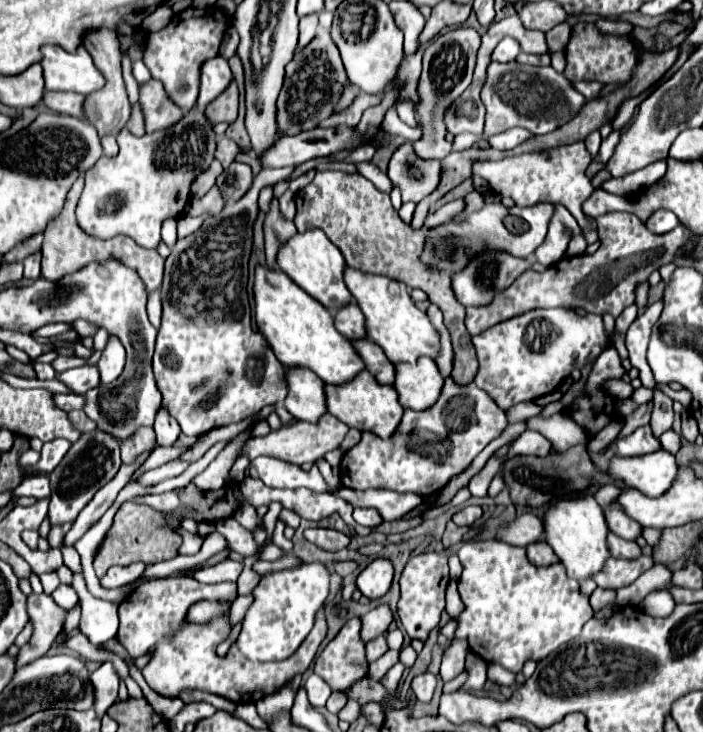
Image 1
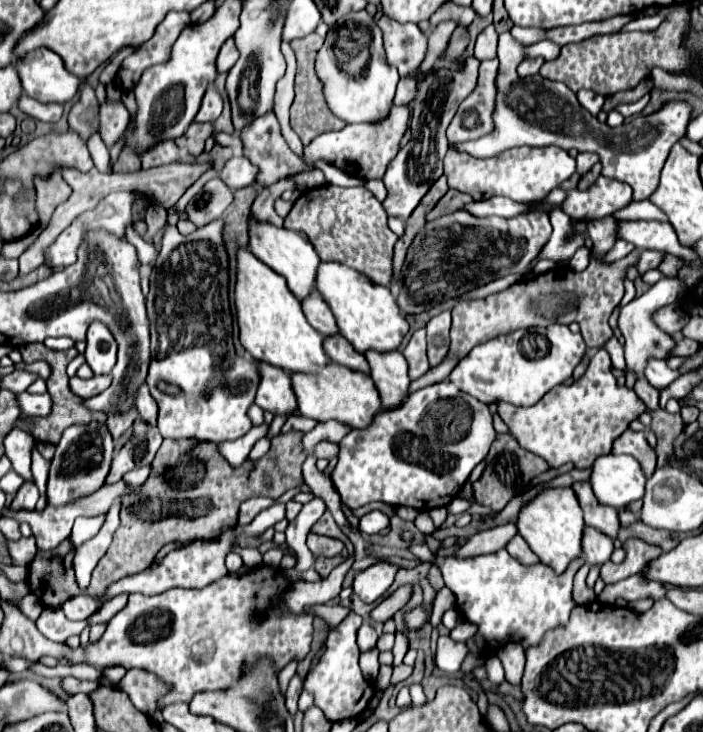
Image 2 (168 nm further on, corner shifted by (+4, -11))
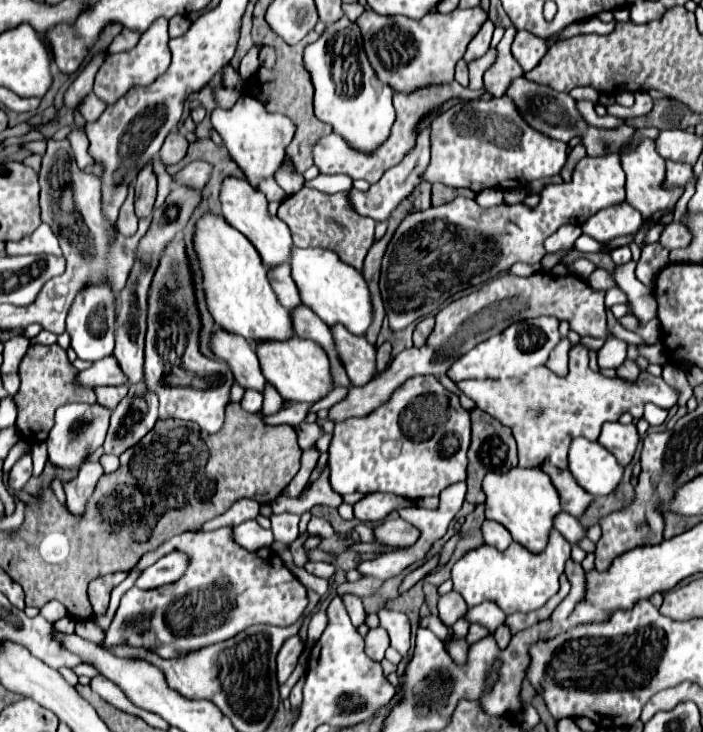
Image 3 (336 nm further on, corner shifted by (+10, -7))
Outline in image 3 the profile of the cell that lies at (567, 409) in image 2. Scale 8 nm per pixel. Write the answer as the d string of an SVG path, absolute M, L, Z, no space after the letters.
M576 345L570 349L570 371L566 377L558 377L550 369L540 367L520 383L468 379L458 383L458 387L464 395L476 401L478 409L490 413L502 425L512 429L520 455L518 467L540 467L550 459L552 465L568 469L568 447L572 439L586 437L596 441L604 421L618 421L624 413L630 413L638 421L646 403L670 409L678 403L680 395L678 389L668 387L662 377L654 377L648 371L642 371L636 383L628 383L618 377L608 379L592 371L588 361L588 349L584 345Z

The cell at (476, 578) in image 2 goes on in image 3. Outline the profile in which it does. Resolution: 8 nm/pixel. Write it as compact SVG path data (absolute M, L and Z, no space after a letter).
M552 531L550 537L552 539L548 547L540 555L532 555L526 547L520 547L520 543L512 543L504 553L488 547L486 543L468 551L452 567L454 591L464 597L468 607L474 607L482 601L494 601L506 615L516 611L530 613L544 607L548 599L558 593L558 577L564 573L566 561L572 553L572 545L558 531Z

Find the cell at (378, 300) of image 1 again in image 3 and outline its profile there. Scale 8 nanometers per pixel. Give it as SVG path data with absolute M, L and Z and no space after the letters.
M292 249L292 279L298 285L302 303L310 307L328 327L344 325L350 333L364 337L368 327L374 321L374 307L372 307L372 295L368 289L368 281L360 271L354 267L348 267L336 253L328 249Z

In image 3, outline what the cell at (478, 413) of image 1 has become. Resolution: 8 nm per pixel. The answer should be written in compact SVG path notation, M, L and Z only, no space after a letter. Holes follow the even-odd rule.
M420 375L408 379L388 403L378 407L366 417L348 419L344 423L336 423L334 435L328 449L328 467L330 467L330 487L340 495L350 493L392 493L406 497L410 501L418 501L424 497L440 495L452 483L466 479L468 465L468 443L472 441L472 421L468 411L460 405L458 395L450 393L434 375ZM386 441L398 441L398 453L384 455L382 445Z

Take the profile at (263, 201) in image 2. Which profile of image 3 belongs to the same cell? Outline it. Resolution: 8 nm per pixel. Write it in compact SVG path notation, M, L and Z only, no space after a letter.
M268 45L262 47L262 51L260 51L260 63L266 69L274 69L276 67L276 49L268 47Z

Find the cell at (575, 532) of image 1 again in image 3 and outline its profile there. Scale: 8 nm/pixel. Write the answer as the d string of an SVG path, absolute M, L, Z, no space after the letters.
M514 467L508 473L488 473L484 477L484 493L486 493L486 519L502 523L516 543L524 545L532 553L544 551L548 545L550 533L554 529L554 519L562 511L560 495L548 475L534 467L534 469L522 469Z

